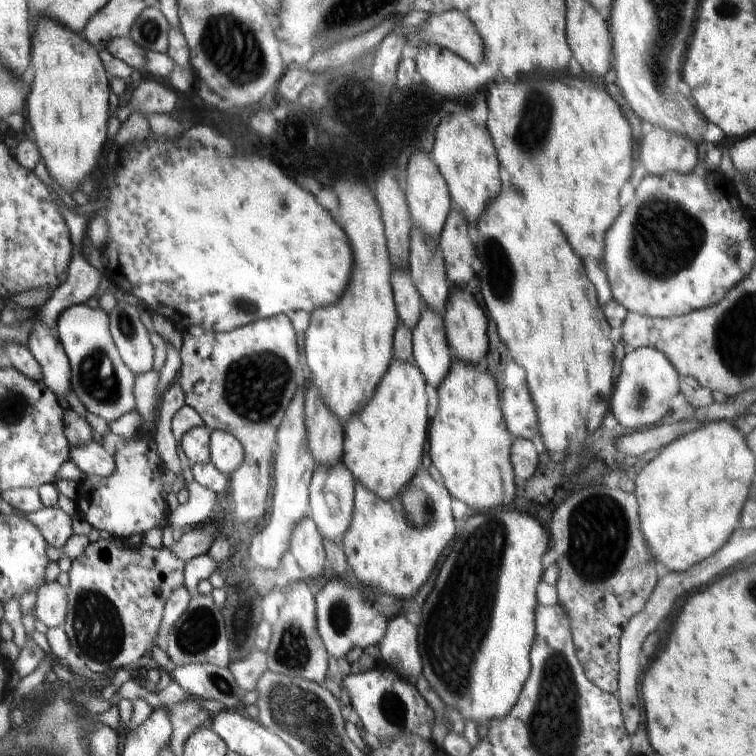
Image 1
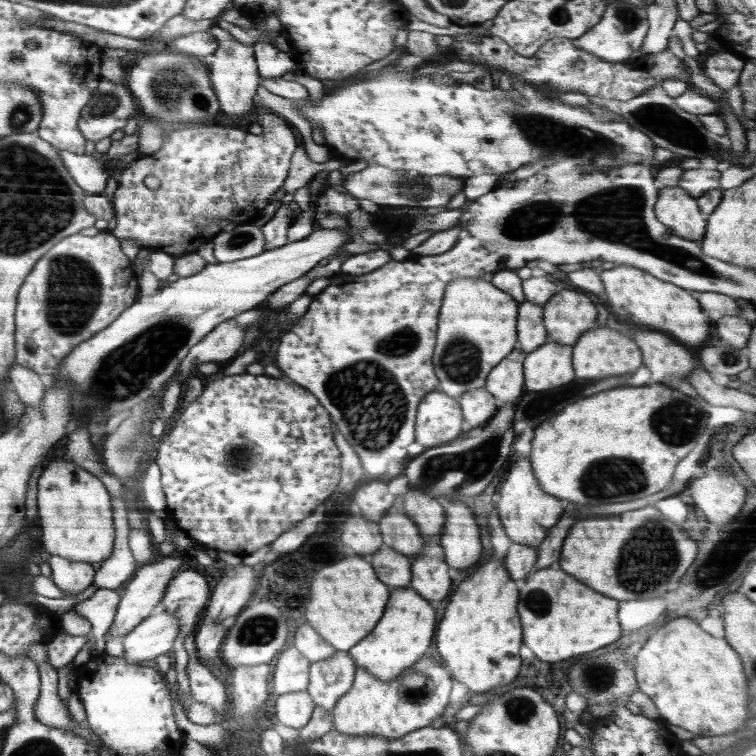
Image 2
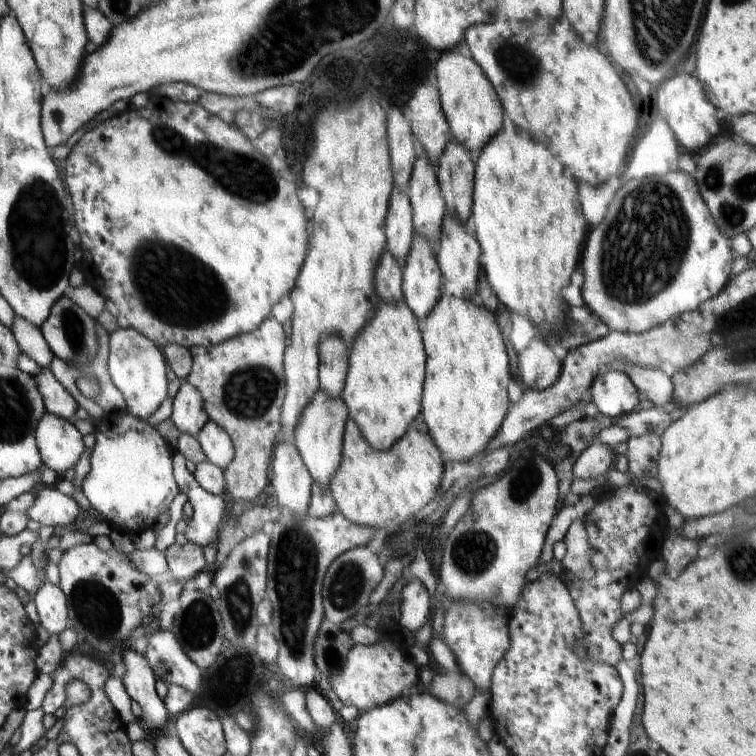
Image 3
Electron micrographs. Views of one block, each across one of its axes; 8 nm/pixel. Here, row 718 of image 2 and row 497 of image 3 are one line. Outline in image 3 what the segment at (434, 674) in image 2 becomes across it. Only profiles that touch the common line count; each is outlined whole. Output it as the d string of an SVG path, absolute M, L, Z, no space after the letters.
M349 418L341 455L328 489L337 510L353 523L395 531L402 528L404 520L414 516L438 494L444 471L441 452L431 435L415 426L409 428L389 449L381 451L367 443L358 425Z

